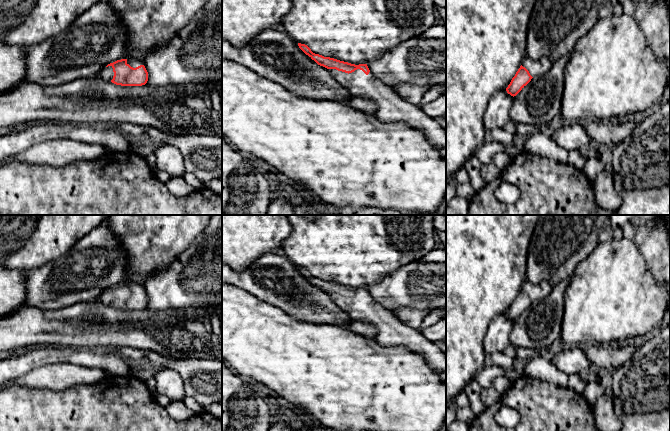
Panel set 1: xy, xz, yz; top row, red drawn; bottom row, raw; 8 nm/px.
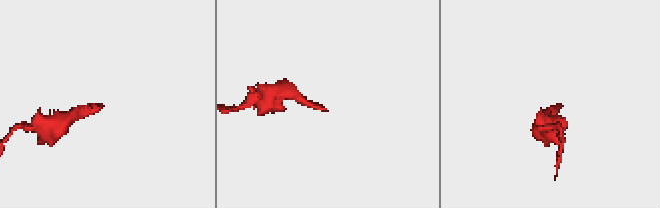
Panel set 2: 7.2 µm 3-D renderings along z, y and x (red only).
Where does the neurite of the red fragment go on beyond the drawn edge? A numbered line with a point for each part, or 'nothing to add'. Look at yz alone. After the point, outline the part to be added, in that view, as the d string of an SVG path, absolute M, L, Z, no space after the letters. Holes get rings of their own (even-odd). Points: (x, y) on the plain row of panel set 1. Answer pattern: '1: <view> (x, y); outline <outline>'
1: yz (538, 291); outline M525 280L521 286L521 289L529 295L532 301L536 301L545 298L553 290L553 287L554 286L547 281L533 284Z

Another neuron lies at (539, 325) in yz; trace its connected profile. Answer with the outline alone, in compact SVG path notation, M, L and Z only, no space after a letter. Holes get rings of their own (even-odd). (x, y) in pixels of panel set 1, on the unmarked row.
M572 277L566 278L553 287L542 300L536 300L513 322L510 343L515 347L524 347L546 351L557 339L561 338L562 318L564 314L564 292Z

